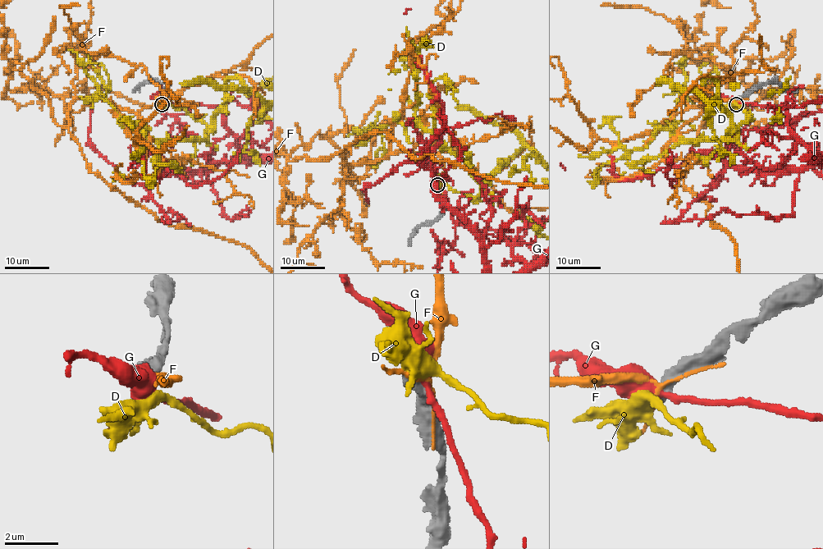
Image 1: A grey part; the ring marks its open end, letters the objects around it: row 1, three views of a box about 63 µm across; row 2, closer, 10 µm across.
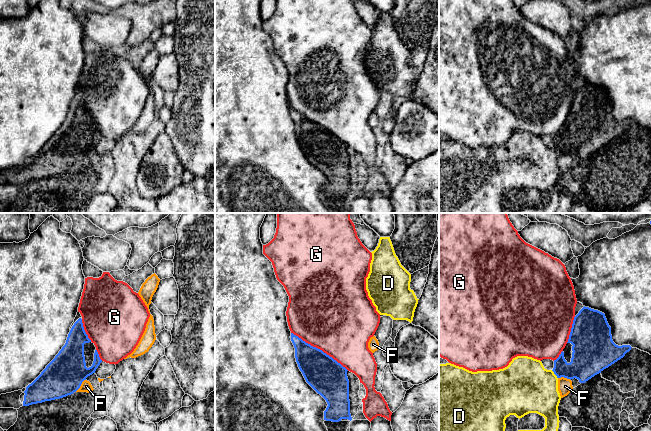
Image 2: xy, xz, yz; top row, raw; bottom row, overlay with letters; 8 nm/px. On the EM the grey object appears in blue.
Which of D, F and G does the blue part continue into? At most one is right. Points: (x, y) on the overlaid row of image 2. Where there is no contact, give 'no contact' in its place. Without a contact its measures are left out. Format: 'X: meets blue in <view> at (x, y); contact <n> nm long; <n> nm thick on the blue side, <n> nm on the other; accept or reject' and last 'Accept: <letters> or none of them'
D: meets blue in yz at (554, 373); contact 90 nm long; 240 nm thick on the blue side, 420 nm on the other; reject
F: meets blue in xy at (80, 385); contact 130 nm long; 320 nm thick on the blue side, 90 nm on the other; reject
G: meets blue in xz at (319, 349); contact 550 nm long; 300 nm thick on the blue side, 500 nm on the other; reject
Accept: none of them

